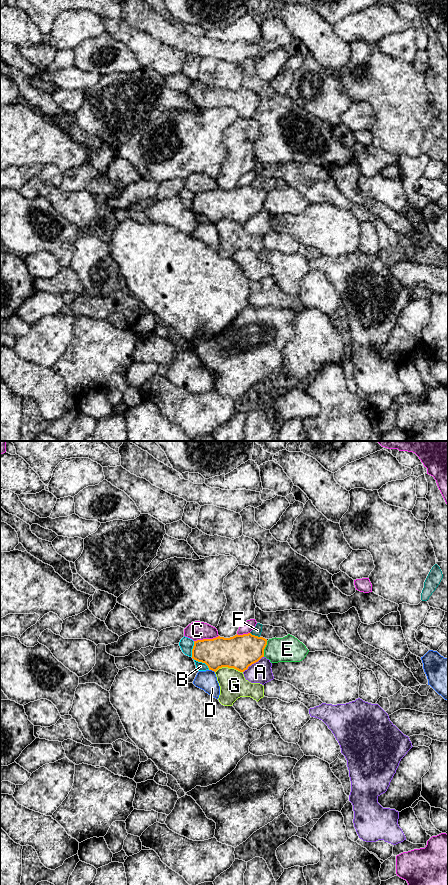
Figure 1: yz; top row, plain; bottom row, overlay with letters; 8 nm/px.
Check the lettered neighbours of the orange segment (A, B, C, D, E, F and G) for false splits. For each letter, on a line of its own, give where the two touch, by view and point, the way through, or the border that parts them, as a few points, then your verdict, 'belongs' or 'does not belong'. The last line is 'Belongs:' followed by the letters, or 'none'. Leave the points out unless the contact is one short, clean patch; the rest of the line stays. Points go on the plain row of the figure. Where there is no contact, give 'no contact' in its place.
A: contact yz (253, 215); does not belong
B: contact yz (202, 214); border yz (193, 210), (203, 214), (209, 221); does not belong
C: contact yz (206, 191); does not belong
D: contact yz (212, 222); does not belong
E: contact yz (264, 200); does not belong
F: contact yz (254, 187); does not belong
G: contact yz (228, 219); does not belong
Belongs: none

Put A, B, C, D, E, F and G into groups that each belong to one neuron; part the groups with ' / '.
A / B F / C / D / E / G

